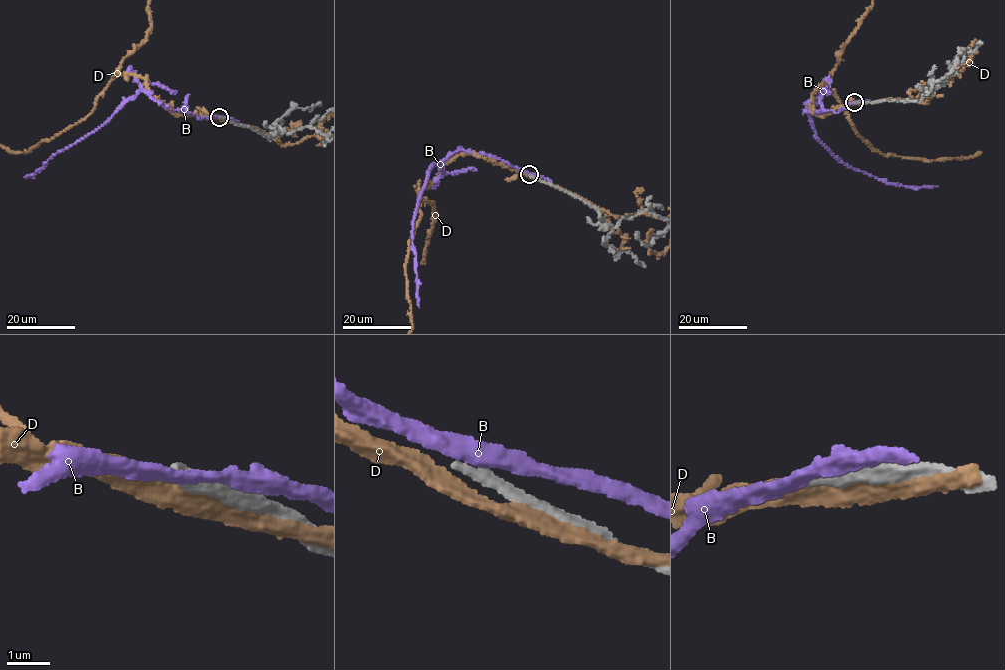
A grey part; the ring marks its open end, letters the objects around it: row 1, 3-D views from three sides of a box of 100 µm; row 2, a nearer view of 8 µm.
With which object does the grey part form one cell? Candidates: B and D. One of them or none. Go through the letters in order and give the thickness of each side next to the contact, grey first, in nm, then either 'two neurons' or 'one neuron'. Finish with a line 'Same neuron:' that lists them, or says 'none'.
B: 280 nm thick on the grey side, 340 nm on the other; two neurons
D: 220 nm thick on the grey side, 380 nm on the other; two neurons
Same neuron: none

